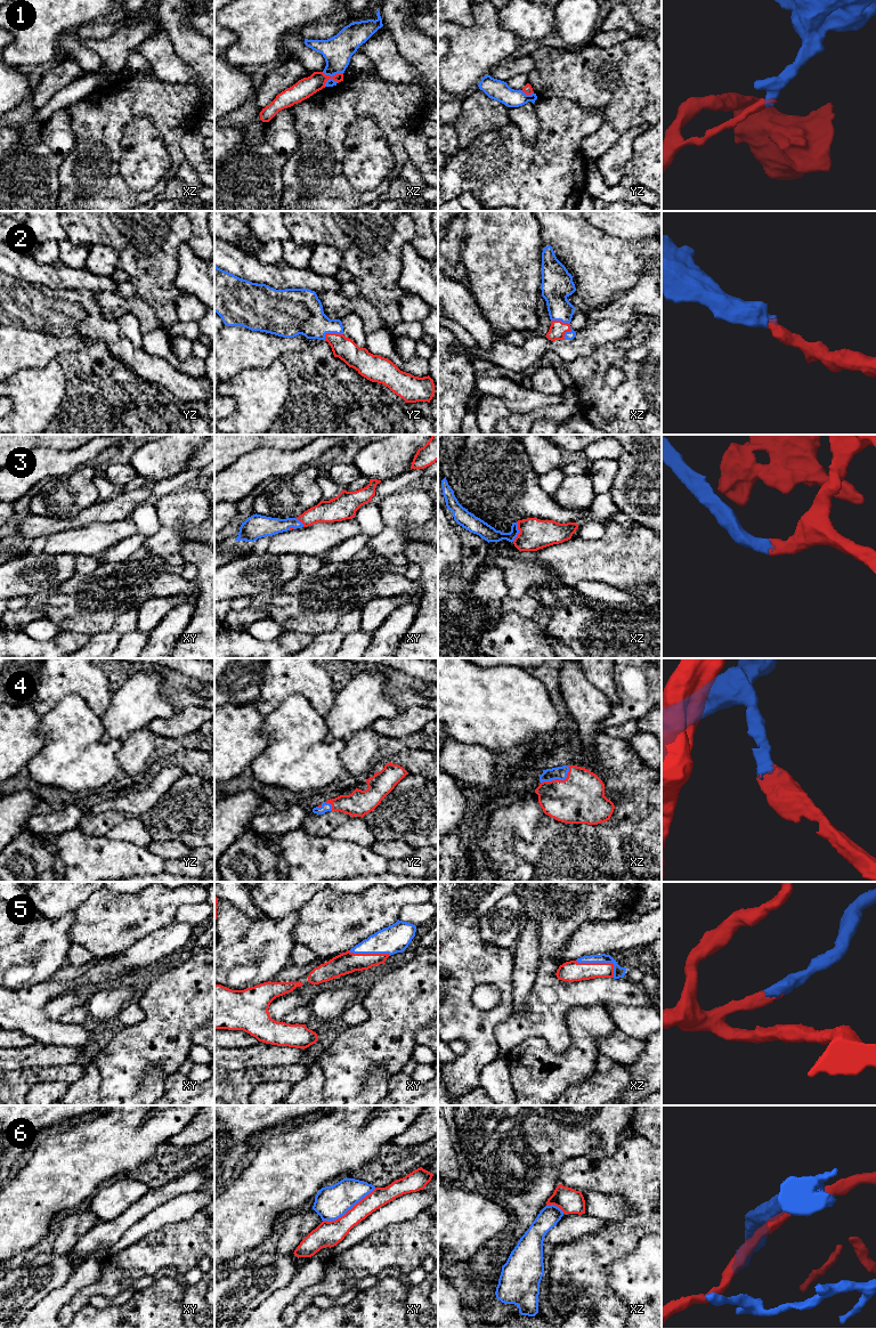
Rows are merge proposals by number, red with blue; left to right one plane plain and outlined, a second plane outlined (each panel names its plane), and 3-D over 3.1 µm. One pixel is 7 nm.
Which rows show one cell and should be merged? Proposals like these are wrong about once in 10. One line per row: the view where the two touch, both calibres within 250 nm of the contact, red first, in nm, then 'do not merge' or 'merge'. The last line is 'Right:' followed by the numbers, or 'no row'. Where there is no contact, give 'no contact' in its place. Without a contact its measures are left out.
1: contact in xz; calibres 140 and 200 nm; do not merge
2: contact in yz; calibres 160 and 280 nm; merge
3: contact in xz; calibres 220 and 110 nm; merge
4: contact in xz; calibres 360 and 90 nm; merge
5: contact in xz; calibres 150 and 80 nm; merge
6: contact in xy; calibres 180 and 240 nm; merge
Right: 2, 3, 4, 5, 6

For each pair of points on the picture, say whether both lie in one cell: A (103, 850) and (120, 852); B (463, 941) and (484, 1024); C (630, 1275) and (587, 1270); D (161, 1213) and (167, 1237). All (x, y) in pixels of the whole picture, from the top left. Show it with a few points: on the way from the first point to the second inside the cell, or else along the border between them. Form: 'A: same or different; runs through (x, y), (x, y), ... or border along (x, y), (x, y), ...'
A: same; runs through (107, 852), (115, 852)
B: same; runs through (463, 962), (463, 1004)
C: different; border along (627, 1254), (609, 1269), (608, 1285), (617, 1296)
D: different; border along (191, 1218), (168, 1223), (140, 1238)

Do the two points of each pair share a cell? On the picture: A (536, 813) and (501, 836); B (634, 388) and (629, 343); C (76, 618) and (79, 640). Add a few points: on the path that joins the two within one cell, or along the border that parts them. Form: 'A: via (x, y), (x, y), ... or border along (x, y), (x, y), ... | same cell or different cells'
A: via (525, 812), (513, 812), (501, 825) | same cell
B: via (634, 377), (622, 362), (622, 355) | same cell
C: border along (59, 630), (83, 632), (89, 637) | different cells

